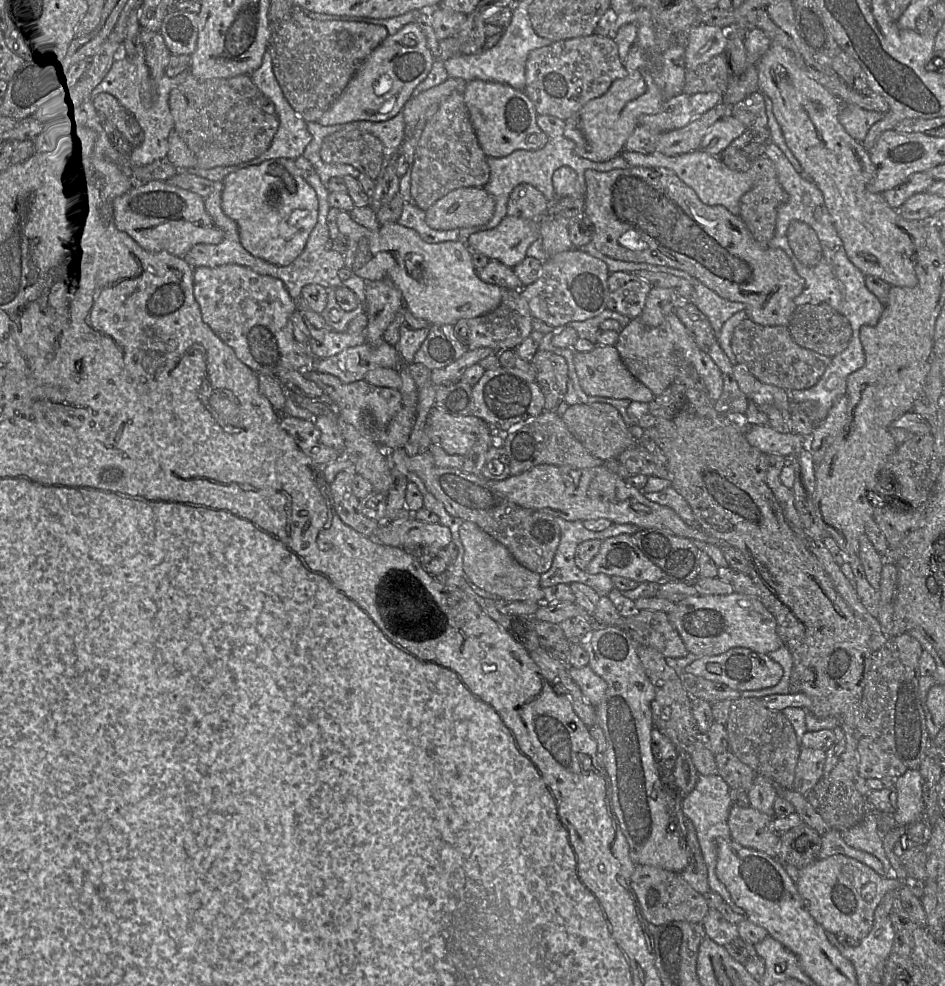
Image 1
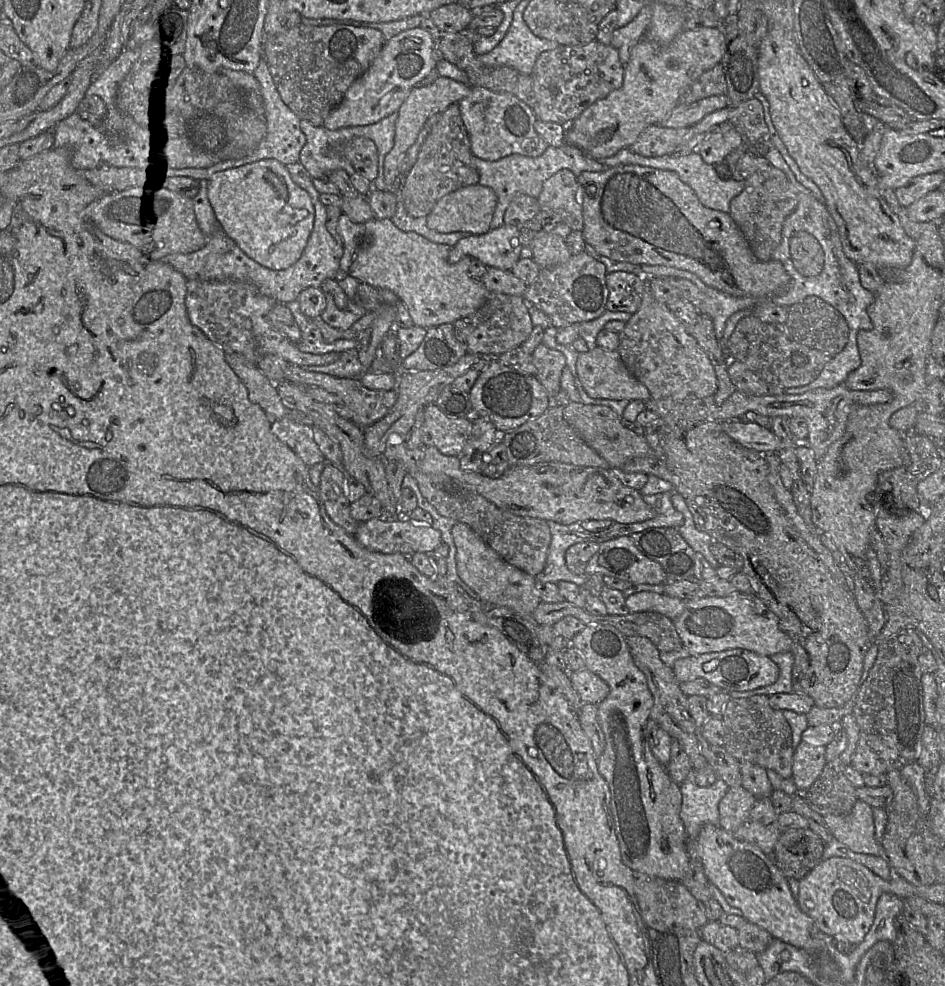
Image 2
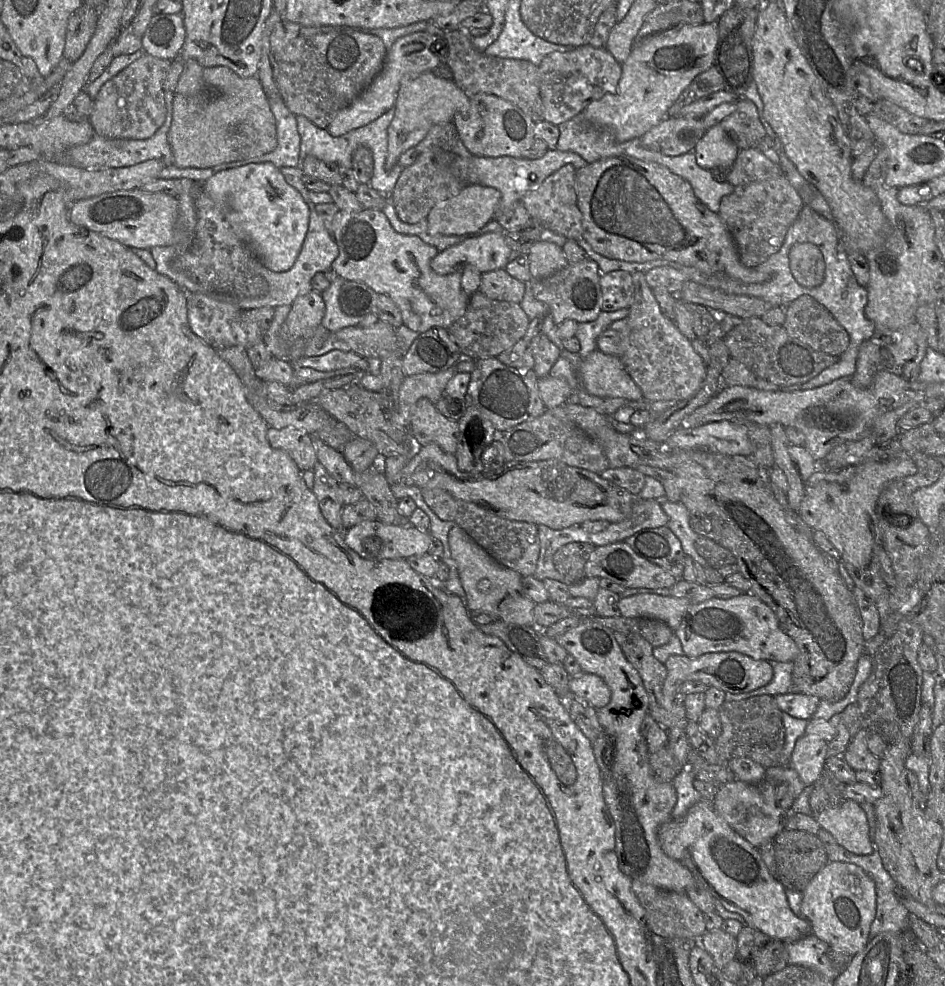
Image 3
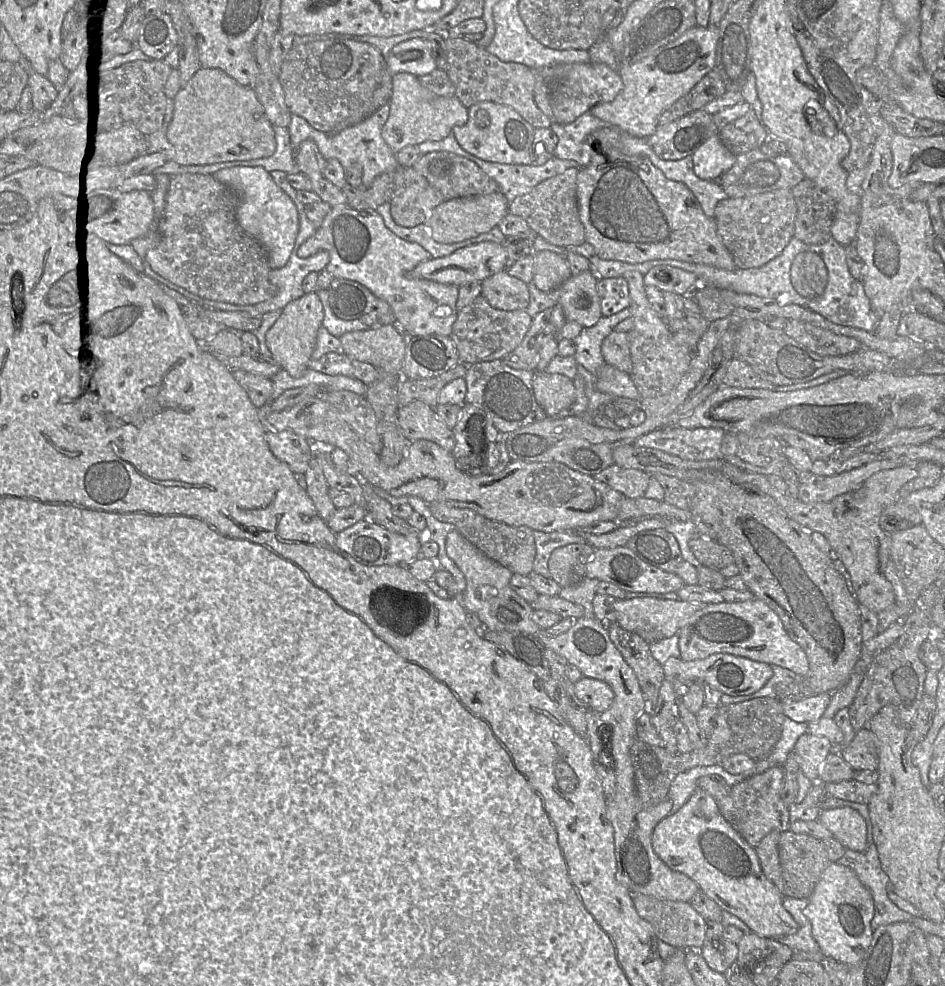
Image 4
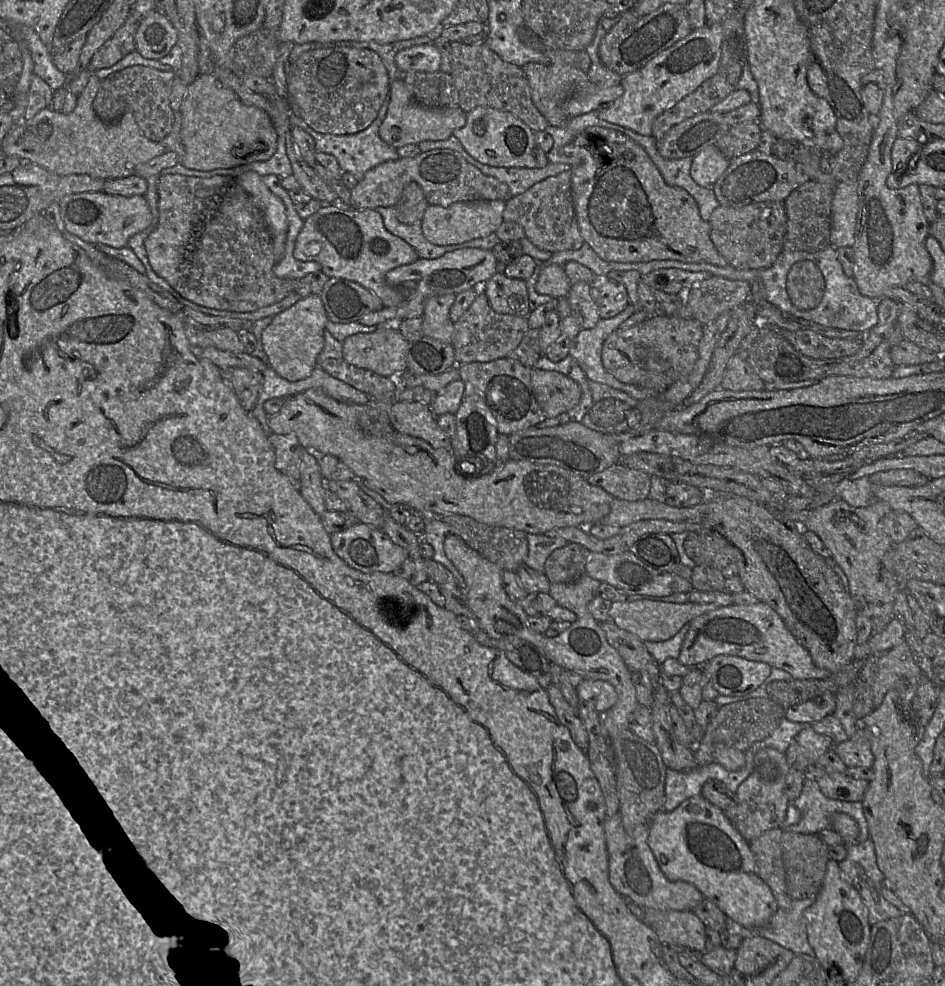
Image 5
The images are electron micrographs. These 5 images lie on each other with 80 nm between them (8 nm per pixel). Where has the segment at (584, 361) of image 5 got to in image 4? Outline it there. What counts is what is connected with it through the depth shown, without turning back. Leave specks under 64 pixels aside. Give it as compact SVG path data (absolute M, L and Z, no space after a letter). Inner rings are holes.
M627 307L614 315L601 316L591 327L582 327L580 334L574 339L576 350L573 357L576 362L596 377L605 364L601 355L603 340L614 331L618 323L629 317L631 310Z

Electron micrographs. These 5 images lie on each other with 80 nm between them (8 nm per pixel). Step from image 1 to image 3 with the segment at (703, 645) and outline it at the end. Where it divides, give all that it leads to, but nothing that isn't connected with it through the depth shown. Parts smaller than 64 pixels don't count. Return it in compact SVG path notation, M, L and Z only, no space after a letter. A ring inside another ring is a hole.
M742 593L729 599L713 597L693 603L675 630L684 655L697 658L711 652L739 652L755 660L794 662L798 654L795 641L784 633L777 616L761 599Z

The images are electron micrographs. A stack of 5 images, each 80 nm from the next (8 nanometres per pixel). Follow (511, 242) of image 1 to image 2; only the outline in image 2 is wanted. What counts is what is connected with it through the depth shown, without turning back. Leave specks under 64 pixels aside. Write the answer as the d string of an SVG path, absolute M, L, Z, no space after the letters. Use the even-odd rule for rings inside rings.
M503 224L486 233L461 238L451 247L447 261L454 264L464 256L470 256L487 267L511 270L521 258L522 248L518 226Z

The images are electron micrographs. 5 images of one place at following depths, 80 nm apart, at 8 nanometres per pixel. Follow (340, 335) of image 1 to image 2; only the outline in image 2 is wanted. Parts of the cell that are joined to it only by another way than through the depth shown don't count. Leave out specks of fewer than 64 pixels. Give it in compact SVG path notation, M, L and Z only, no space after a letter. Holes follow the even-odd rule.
M297 299L288 302L286 306L291 307L294 320L301 331L301 339L296 343L300 351L311 354L341 353L357 346L357 340L355 339L339 339L330 343L325 342L318 324L301 312Z

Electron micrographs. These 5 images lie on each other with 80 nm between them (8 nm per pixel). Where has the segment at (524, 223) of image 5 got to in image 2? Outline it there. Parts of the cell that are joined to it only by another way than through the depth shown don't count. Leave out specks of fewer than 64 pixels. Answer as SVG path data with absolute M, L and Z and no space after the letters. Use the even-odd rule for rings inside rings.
M563 168L546 180L537 200L541 209L563 211L562 223L571 230L582 230L582 190L570 169Z

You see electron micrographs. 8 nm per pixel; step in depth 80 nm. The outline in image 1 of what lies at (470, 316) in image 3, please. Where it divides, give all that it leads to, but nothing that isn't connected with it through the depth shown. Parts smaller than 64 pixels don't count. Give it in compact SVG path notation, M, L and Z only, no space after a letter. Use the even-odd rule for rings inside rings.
M504 289L499 306L491 312L474 318L460 319L454 324L456 338L467 350L488 347L500 353L506 349L515 349L533 331L533 316L528 302L520 290Z

